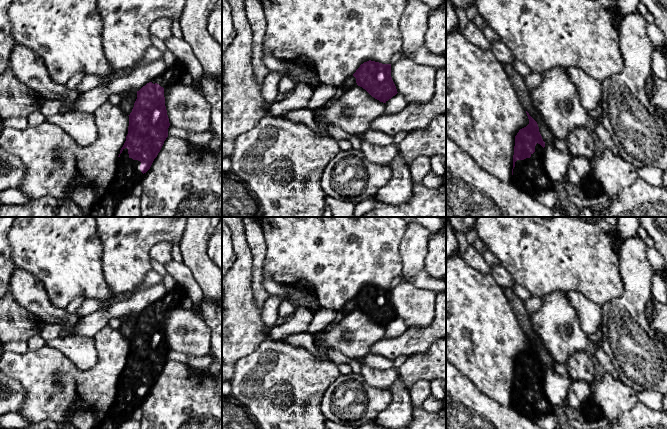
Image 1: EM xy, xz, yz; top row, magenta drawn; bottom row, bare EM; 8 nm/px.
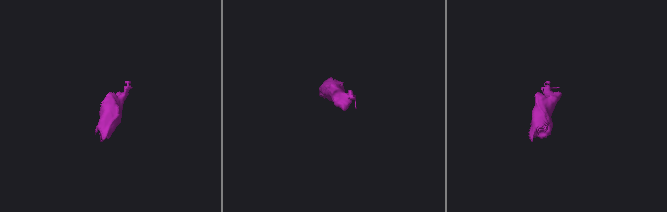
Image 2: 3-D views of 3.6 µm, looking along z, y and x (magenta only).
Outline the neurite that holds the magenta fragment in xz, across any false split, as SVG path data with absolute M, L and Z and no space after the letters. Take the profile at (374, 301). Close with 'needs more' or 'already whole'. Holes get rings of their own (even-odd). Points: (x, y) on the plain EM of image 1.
M369 284L361 288L353 300L358 310L380 326L386 327L398 317L391 301L391 288Z | already whole

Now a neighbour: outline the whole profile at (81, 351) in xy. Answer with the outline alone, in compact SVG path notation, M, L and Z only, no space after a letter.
M68 335L49 340L46 345L66 355L79 370L88 370L98 361L94 338Z

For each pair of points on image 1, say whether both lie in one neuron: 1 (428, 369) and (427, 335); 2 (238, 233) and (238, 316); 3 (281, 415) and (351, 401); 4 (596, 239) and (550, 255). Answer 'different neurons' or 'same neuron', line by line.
1: different neurons
2: same neuron
3: different neurons
4: same neuron

